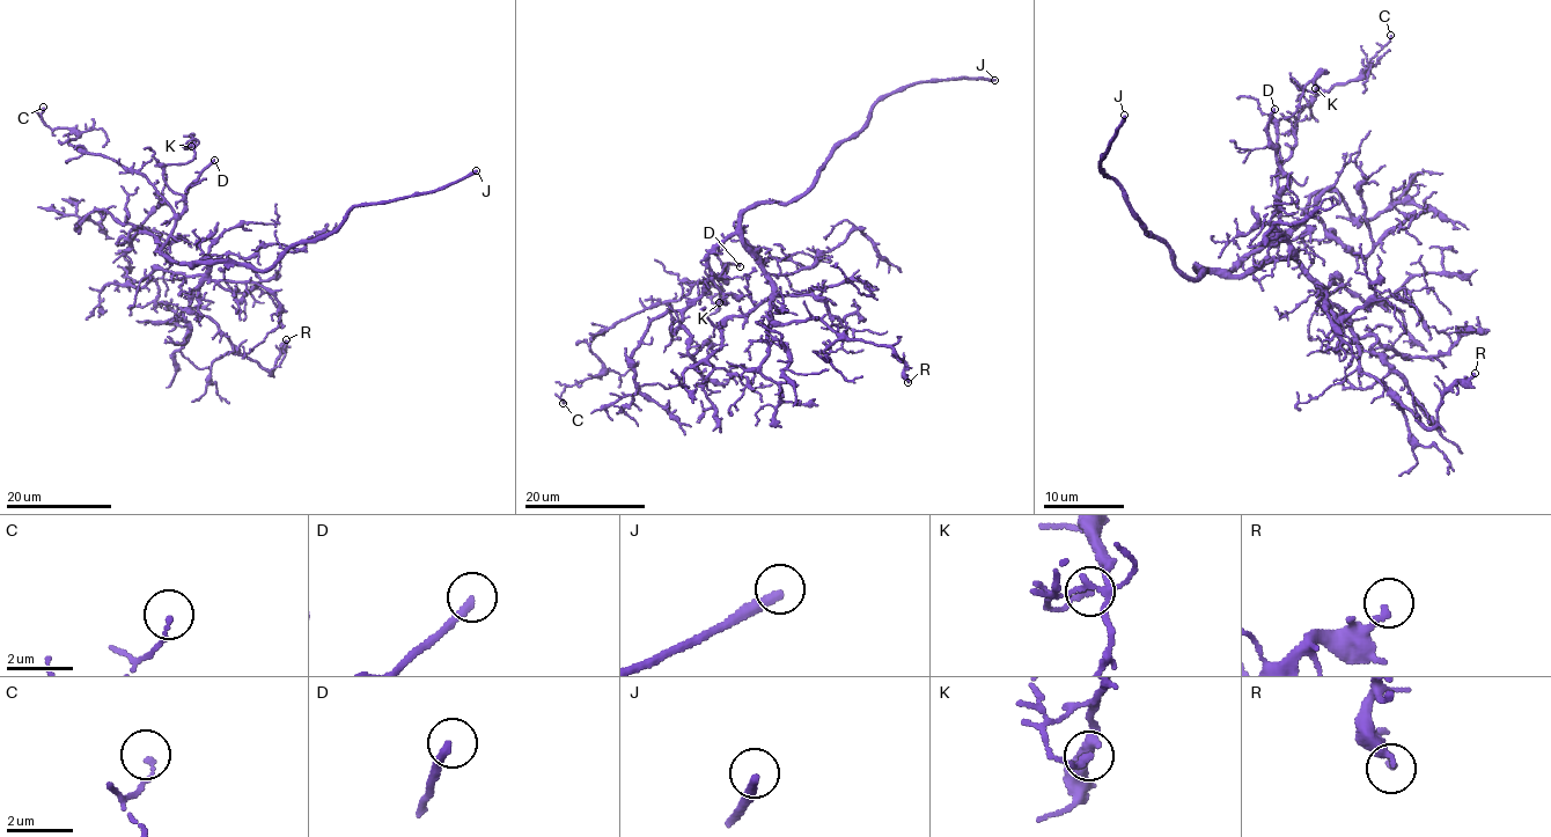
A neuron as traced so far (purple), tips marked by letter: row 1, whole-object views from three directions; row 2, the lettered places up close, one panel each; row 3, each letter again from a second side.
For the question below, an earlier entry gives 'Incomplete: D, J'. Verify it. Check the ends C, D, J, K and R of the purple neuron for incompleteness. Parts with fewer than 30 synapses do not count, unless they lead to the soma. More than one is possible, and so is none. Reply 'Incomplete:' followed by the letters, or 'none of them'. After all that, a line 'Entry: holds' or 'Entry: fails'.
Incomplete: D, J
Entry: holds

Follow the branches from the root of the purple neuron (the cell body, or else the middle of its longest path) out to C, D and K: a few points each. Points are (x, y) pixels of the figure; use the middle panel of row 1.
C: (741, 215), (708, 255), (719, 278), (604, 328), (590, 342), (601, 371), (564, 388), (563, 403)
D: (741, 215), (740, 226), (708, 255), (707, 264), (714, 276), (725, 283), (720, 273), (727, 265), (740, 266)
K: (741, 215), (740, 226), (708, 255), (714, 276), (726, 281), (689, 281), (721, 288), (711, 298), (719, 302)

